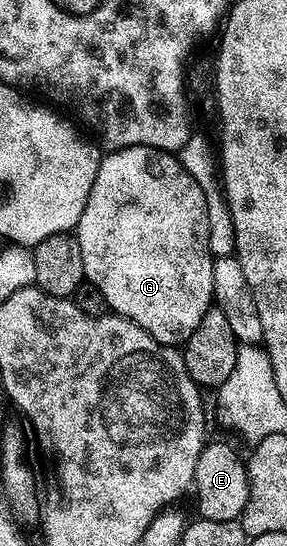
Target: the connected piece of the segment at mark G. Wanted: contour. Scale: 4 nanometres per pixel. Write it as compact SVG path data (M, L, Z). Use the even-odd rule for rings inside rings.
M130 146L124 150L112 150L104 153L99 160L97 180L93 180L93 188L89 188L89 200L85 200L85 208L79 217L77 237L81 248L83 261L83 277L86 281L101 288L101 296L105 296L108 311L114 312L120 318L128 318L137 324L153 340L166 346L178 347L186 343L187 338L201 322L207 310L212 309L215 293L213 292L213 264L215 258L211 254L211 226L207 215L207 200L209 195L202 191L200 184L189 174L179 162L178 157L170 150L158 150L152 146Z

